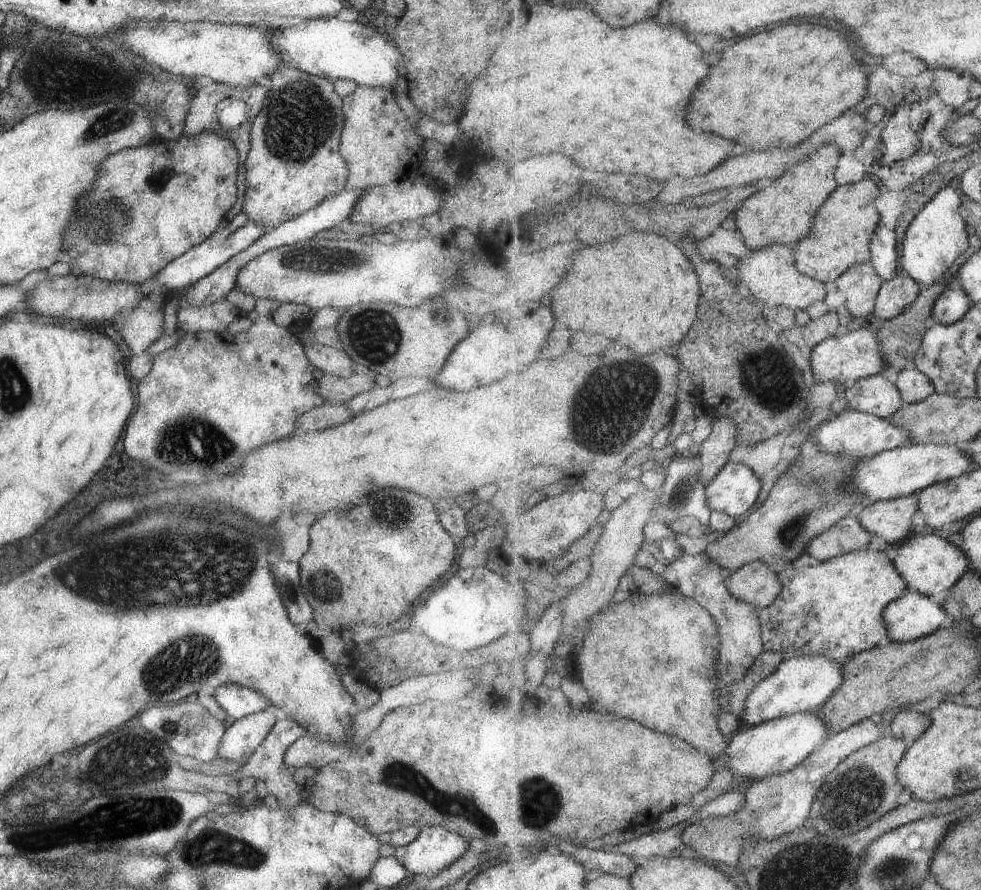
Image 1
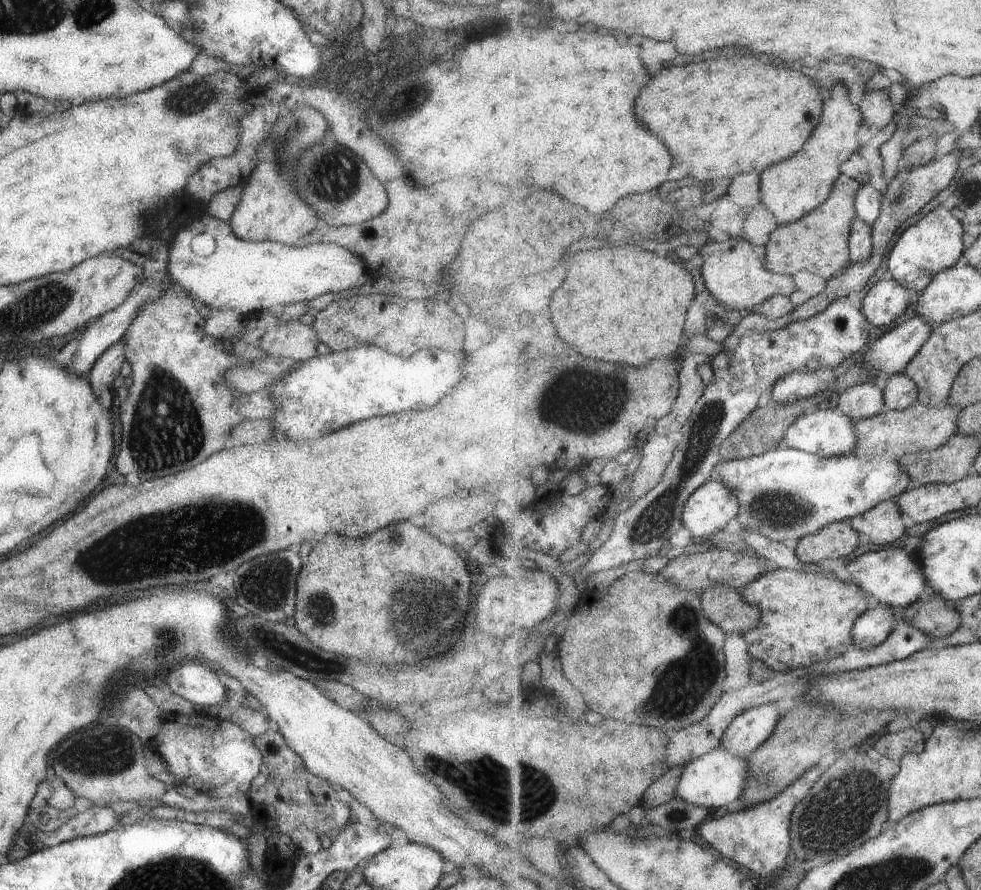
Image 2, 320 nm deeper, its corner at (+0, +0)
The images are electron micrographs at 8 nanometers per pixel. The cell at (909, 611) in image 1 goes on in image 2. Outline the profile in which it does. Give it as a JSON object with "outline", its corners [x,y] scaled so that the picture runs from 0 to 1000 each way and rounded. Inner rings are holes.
{"outline":[[[896,679],[884,685],[870,706],[870,725],[884,730],[897,727],[908,715],[914,699],[918,696],[912,693],[908,681]]]}

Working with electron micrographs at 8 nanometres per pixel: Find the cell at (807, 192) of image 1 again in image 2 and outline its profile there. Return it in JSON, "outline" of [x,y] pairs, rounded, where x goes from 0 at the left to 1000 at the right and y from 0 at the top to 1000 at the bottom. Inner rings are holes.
{"outline":[[[853,94],[840,117],[840,131],[820,169],[806,178],[787,185],[775,200],[776,229],[784,234],[794,253],[806,252],[821,245],[845,225],[849,209],[858,197],[856,188],[877,170],[874,148],[881,139],[876,120],[865,111],[865,101]]]}

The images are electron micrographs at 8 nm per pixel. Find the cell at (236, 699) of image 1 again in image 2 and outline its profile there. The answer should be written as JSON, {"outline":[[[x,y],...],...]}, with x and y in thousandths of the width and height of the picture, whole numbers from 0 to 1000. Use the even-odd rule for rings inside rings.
{"outline":[[[185,744],[168,757],[166,766],[176,780],[211,796],[231,789],[231,772],[221,763],[219,751],[205,744]]]}

